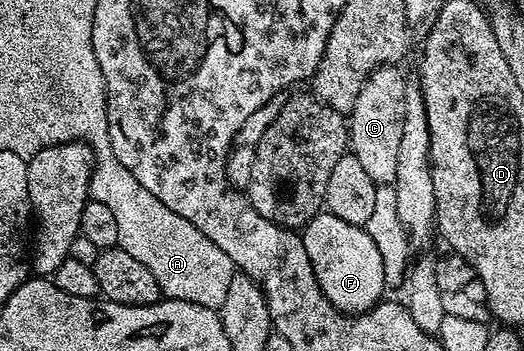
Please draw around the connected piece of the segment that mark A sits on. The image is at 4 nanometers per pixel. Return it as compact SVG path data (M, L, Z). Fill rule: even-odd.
M111 164L110 172L95 171L92 180L95 185L102 184L100 198L116 214L117 247L148 268L163 297L217 309L230 282L224 250L196 230L192 222L164 206L162 199L153 196L125 166Z

